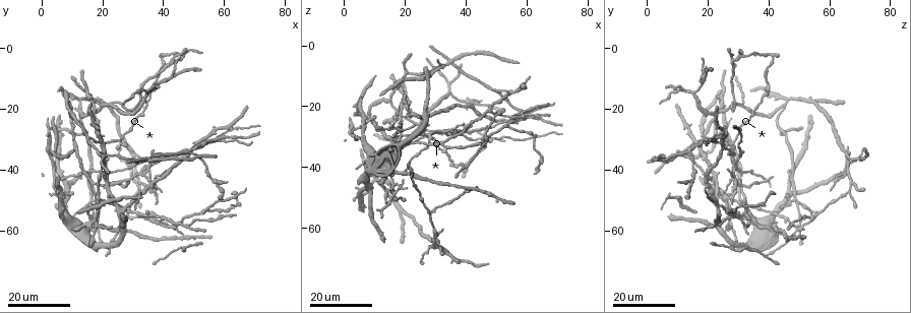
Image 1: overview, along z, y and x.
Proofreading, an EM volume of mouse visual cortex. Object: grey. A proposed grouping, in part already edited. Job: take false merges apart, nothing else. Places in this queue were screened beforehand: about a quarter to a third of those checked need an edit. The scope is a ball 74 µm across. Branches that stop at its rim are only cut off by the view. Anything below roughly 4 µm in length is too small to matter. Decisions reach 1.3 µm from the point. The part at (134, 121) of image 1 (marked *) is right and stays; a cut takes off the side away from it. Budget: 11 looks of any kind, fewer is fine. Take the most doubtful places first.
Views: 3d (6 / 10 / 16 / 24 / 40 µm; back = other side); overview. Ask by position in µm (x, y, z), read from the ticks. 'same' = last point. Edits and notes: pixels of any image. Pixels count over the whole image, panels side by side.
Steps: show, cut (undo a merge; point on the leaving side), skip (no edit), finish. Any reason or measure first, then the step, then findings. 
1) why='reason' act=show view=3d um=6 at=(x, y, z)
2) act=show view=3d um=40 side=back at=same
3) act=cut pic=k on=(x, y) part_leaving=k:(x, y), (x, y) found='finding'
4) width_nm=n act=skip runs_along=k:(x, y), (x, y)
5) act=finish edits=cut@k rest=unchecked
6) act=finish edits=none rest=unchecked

why='three arms meet' act=show view=3d um=24 at=(19, 19, 32)

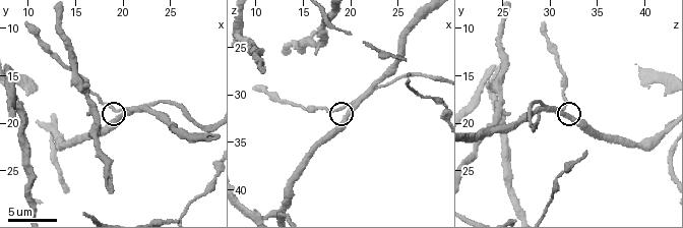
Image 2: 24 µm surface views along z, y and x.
act=show view=3d um=6 at=(20.0, 19.0, 31.6)

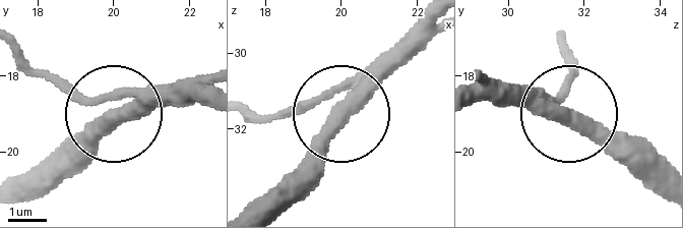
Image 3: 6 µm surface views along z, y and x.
act=show view=3d um=6 side=back at=(19.80, 19.20, 31.75)

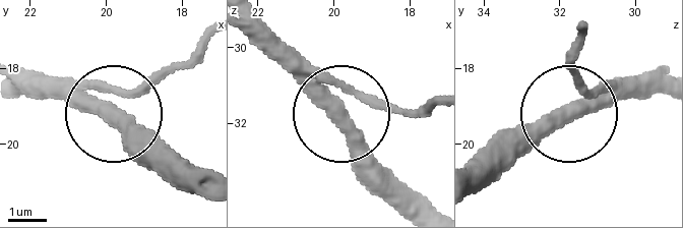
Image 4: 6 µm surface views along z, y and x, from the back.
act=skip runs_along=4:(252, 31), (329, 108), (378, 99), (424, 108) found='one neuron here'

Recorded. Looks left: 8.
why='arms part here' act=show view=3d um=16 at=(42, 10, 18)

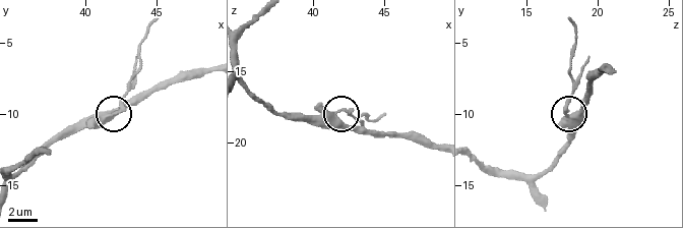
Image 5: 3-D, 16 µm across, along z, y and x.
act=show view=3d um=6 at=(41.4, 10.2, 18.2)

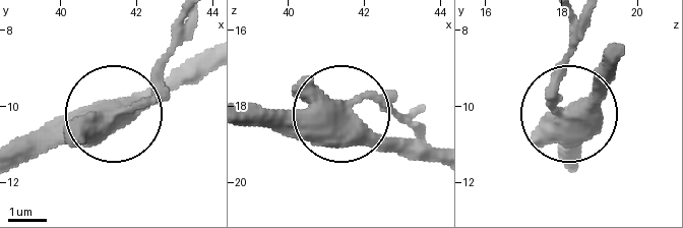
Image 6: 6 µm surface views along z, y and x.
arms=3 act=skip runs_along=6:(251, 108), (319, 108), (423, 147) found='one neuron here'

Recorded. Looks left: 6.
why='a fork' act=show view=3d um=16 at=(44, 59, 32)

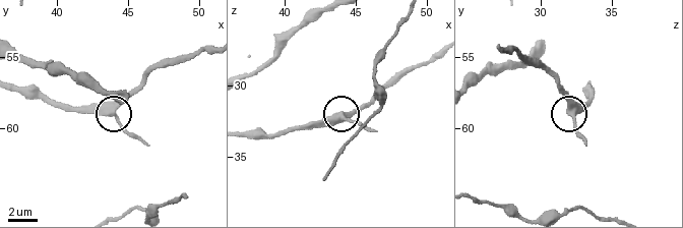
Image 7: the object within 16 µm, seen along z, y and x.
why='zoom in' act=show view=3d um=10 at=(44.0, 58.8, 32.0)

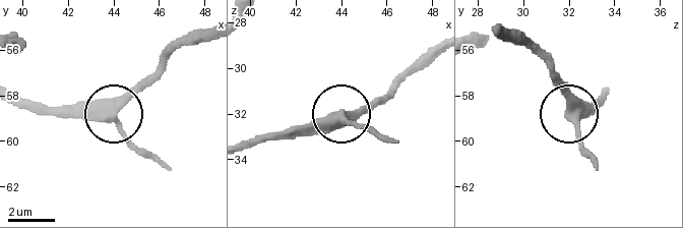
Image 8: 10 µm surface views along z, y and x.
arms=3 act=skip found='one neuron here'

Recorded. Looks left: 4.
act=show view=3d um=16 at=(46, 65, 33)

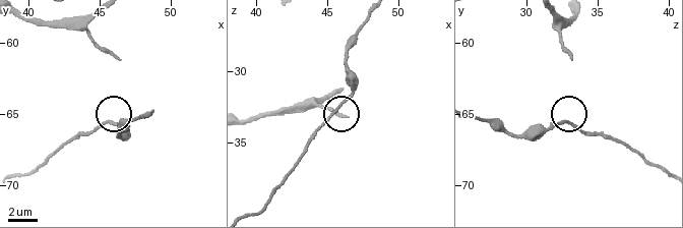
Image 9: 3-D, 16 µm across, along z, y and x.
act=show view=3d um=6 at=(45.8, 65.6, 32.6)

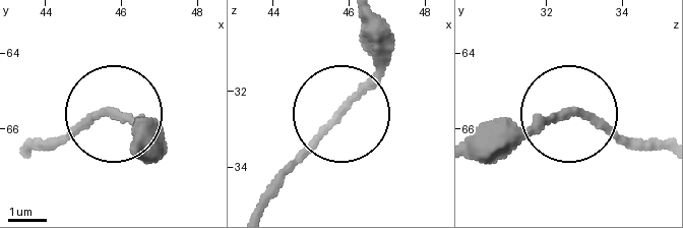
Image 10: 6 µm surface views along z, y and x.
side_arm_um=16 act=skip found='all the same neuron'

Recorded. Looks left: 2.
why='three-way junction' act=show view=3d um=24 at=(54, 53, 27)

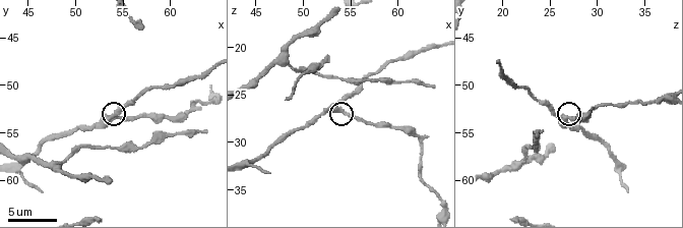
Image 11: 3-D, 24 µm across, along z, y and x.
act=show view=3d um=6 at=(53.4, 53.4, 26.2)

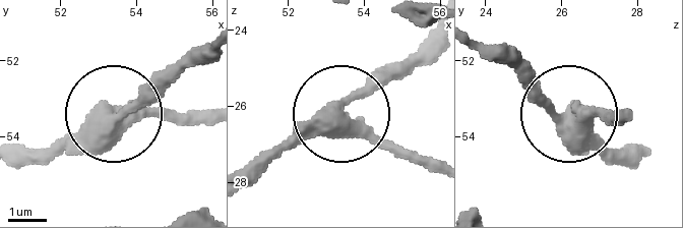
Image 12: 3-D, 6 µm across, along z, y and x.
width_nm=400 act=skip runs_along=12:(25, 161), (132, 106), (196, 48) found='one neuron here'

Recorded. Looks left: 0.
act=finish edits=none rest=unchecked

